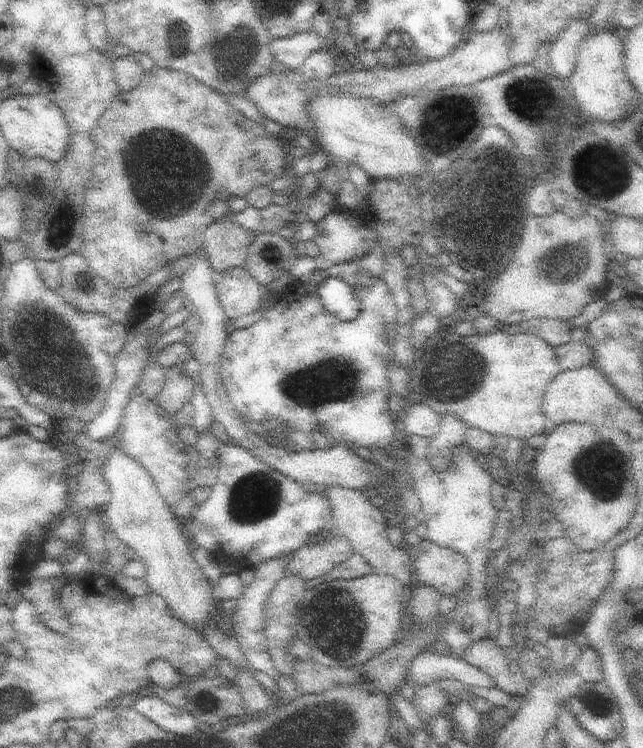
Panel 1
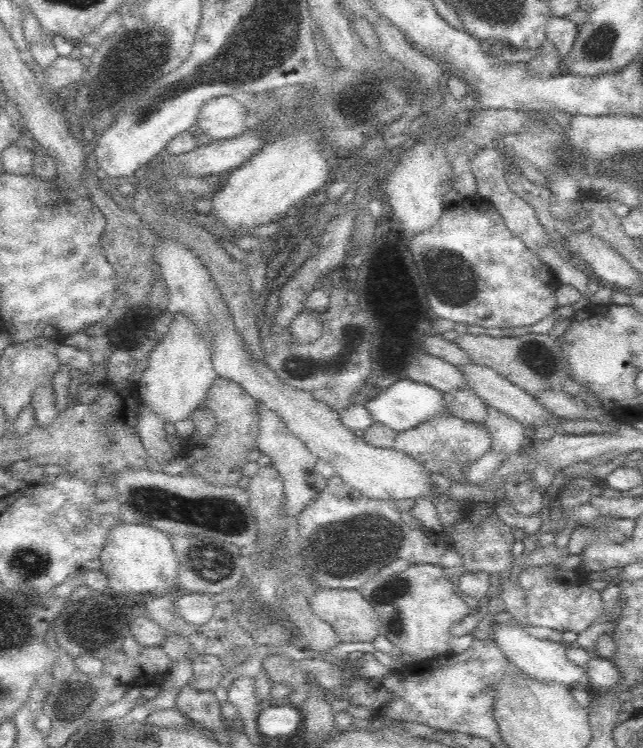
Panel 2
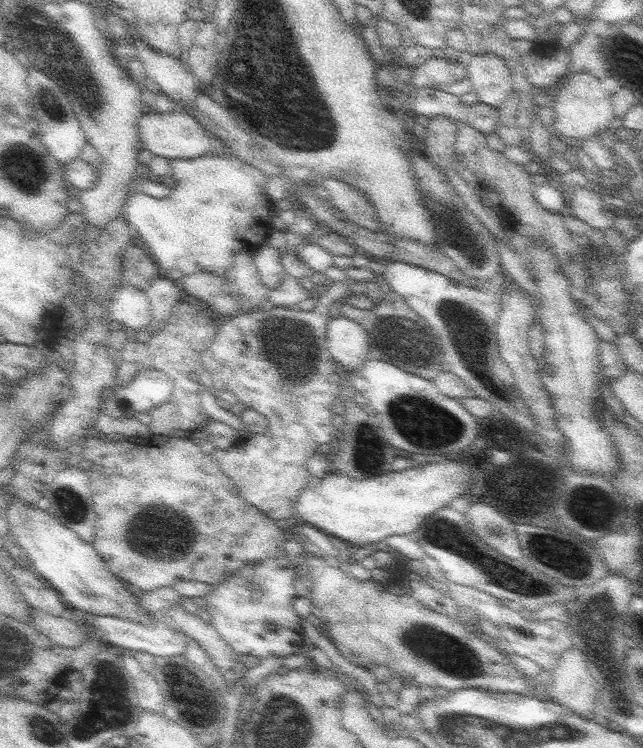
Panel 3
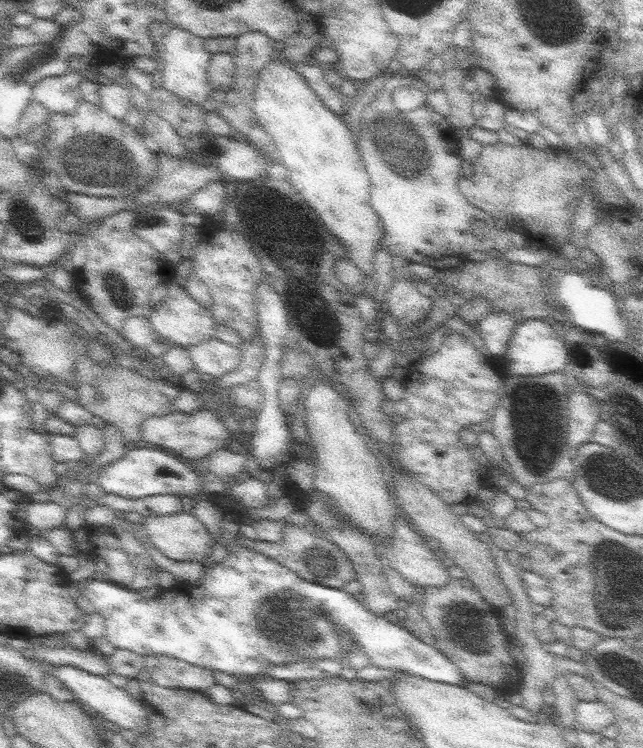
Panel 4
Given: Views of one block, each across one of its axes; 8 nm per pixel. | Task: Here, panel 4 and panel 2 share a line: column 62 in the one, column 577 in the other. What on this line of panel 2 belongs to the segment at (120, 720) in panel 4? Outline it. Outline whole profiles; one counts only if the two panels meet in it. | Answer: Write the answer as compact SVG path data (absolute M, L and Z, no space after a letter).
M504 622L504 624L494 624L492 626L492 640L494 644L504 652L504 656L508 658L510 664L514 664L522 674L536 678L536 680L544 680L544 682L558 682L564 686L570 684L586 684L586 672L584 668L572 664L568 660L568 648L564 648L560 642L550 642L550 640L538 640L534 636L528 636L524 632L526 626L520 626L516 622Z

